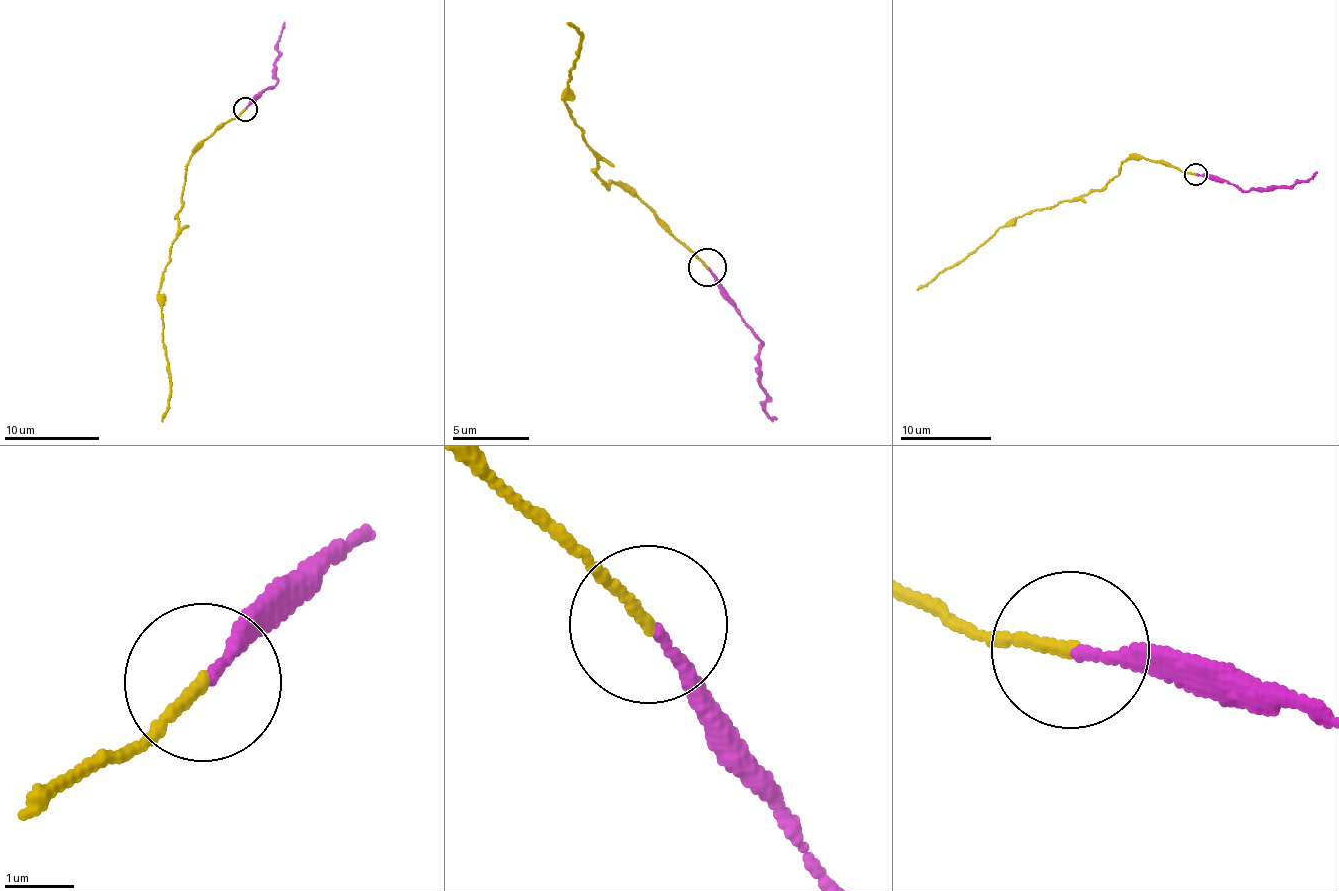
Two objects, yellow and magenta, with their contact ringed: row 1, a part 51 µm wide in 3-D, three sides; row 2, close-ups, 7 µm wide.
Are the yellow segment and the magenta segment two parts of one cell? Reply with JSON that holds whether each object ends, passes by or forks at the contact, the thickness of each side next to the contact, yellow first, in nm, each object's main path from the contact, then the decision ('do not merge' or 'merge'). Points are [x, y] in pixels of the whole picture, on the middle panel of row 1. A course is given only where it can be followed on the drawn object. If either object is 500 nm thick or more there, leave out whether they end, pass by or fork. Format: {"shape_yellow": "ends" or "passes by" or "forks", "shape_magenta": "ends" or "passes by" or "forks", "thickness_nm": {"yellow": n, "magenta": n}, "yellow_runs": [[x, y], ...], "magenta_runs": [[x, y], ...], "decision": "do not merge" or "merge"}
{"shape_yellow": "ends", "shape_magenta": "ends", "thickness_nm": {"yellow": 170, "magenta": 140}, "yellow_runs": [[708, 268], [635, 189], [613, 182], [611, 191], [597, 179], [598, 153], [565, 91], [581, 31], [567, 22]], "magenta_runs": [[708, 268], [731, 306], [758, 339], [758, 383], [765, 402], [764, 413], [775, 417]], "decision": "do not merge"}

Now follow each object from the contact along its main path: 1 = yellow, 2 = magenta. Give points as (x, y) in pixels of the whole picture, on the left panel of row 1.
1: (246, 109), (202, 142), (189, 162), (178, 211), (179, 231), (166, 263), (160, 296), (170, 398), (162, 421)
2: (246, 109), (259, 92), (275, 85), (273, 66), (284, 22)

